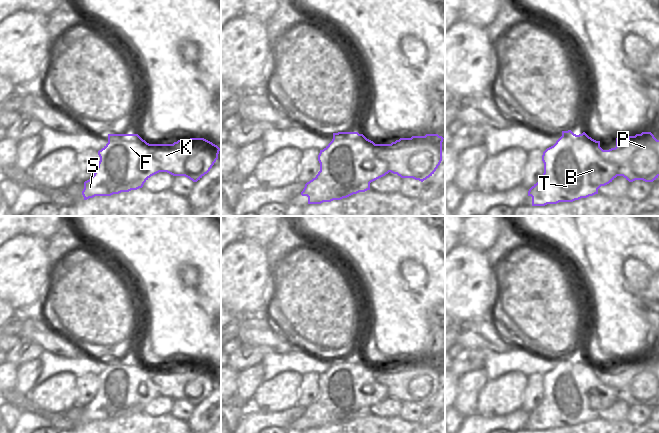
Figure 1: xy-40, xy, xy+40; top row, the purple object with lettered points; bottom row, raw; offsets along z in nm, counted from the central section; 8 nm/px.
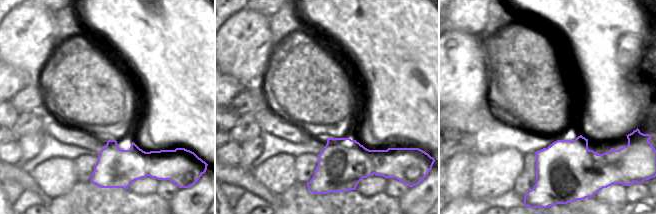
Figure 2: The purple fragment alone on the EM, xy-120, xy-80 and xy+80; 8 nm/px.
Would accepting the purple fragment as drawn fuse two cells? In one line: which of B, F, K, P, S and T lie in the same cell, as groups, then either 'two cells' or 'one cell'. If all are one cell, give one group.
B F S T / K P | two cells

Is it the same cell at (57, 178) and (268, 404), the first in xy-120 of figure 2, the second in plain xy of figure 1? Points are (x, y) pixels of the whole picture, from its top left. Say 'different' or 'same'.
same

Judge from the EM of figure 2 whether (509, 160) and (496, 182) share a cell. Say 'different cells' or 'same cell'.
same cell

